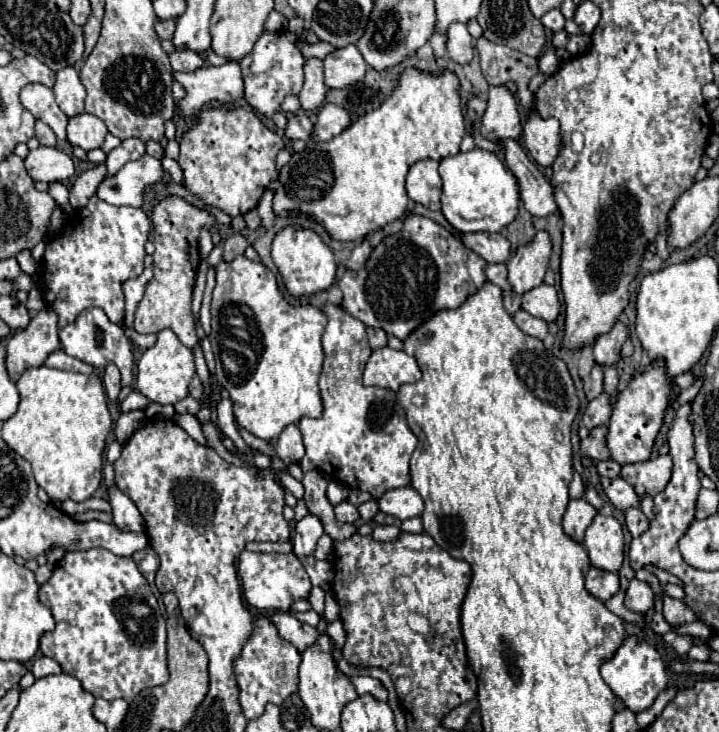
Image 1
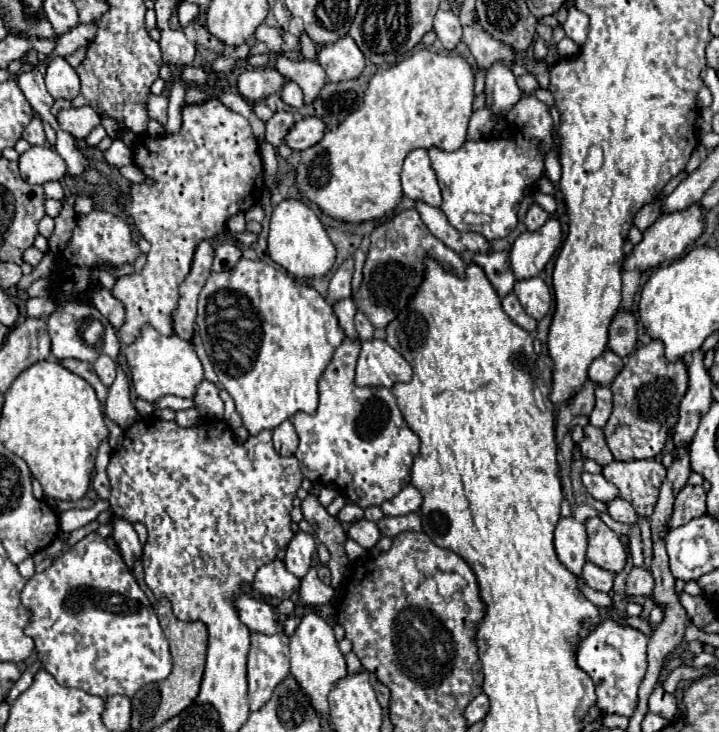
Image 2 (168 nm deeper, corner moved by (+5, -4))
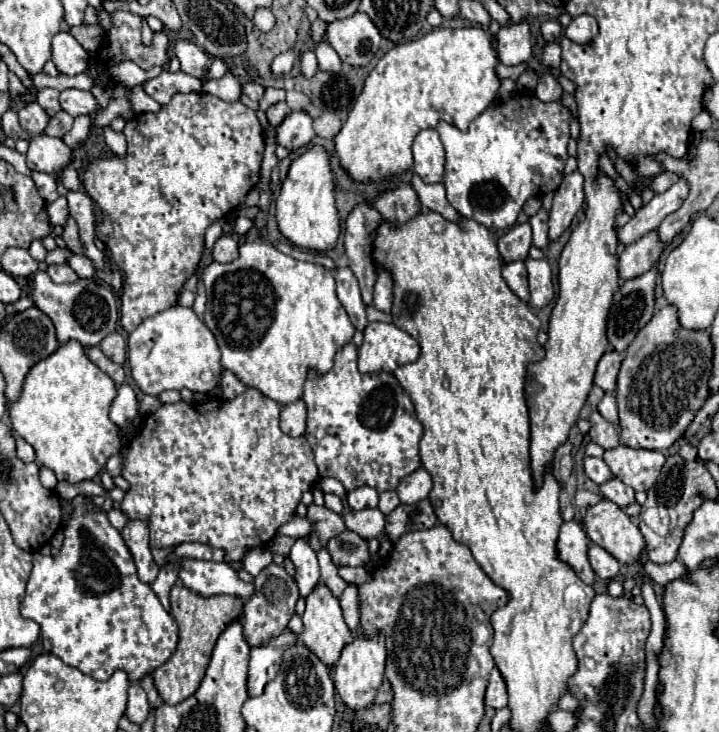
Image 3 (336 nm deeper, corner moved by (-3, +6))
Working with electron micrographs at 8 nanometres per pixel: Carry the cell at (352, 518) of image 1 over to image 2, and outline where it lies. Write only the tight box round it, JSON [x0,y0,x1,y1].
[338,503,364,523]

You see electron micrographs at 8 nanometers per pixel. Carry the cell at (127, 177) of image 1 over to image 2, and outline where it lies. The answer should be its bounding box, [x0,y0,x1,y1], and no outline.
[76,193,94,215]

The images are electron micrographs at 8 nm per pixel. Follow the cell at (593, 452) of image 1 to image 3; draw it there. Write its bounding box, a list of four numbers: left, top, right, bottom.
[590,411,620,449]

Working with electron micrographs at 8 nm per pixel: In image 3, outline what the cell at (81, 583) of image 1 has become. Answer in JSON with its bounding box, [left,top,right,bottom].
[20,495,178,683]

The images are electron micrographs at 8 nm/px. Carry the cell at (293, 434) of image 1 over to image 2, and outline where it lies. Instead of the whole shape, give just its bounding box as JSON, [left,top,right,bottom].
[274,421,298,457]

